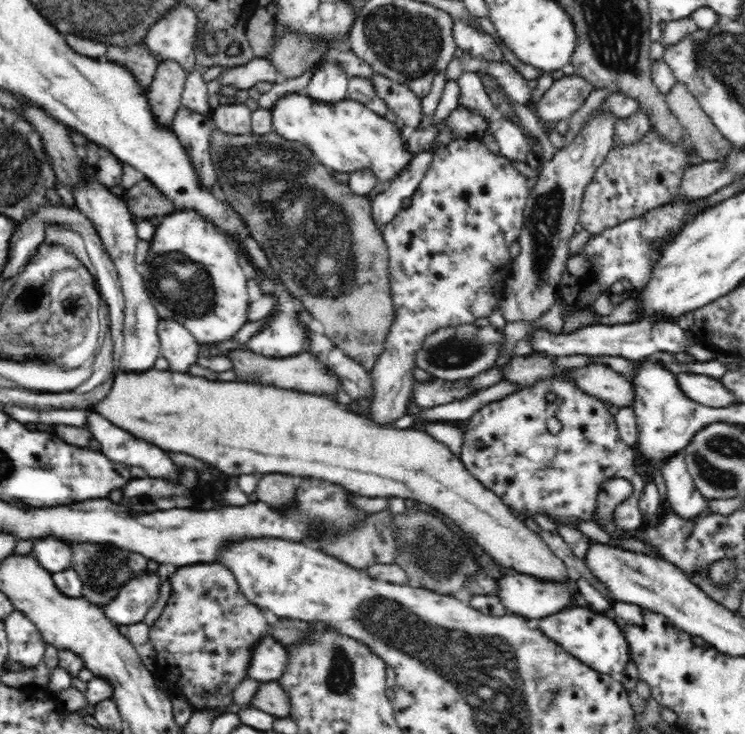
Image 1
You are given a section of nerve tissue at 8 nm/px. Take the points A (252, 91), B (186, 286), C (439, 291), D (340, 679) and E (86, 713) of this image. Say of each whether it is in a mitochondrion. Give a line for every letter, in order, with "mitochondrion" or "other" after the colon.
A: other
B: mitochondrion
C: other
D: mitochondrion
E: other

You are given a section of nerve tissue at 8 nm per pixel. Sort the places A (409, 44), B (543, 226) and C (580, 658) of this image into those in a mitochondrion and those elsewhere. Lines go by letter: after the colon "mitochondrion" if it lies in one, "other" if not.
A: mitochondrion
B: mitochondrion
C: other

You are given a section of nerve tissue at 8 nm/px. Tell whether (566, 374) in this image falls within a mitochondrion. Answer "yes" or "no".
no

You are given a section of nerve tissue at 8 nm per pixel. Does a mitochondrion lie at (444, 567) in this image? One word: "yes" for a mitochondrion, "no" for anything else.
yes

